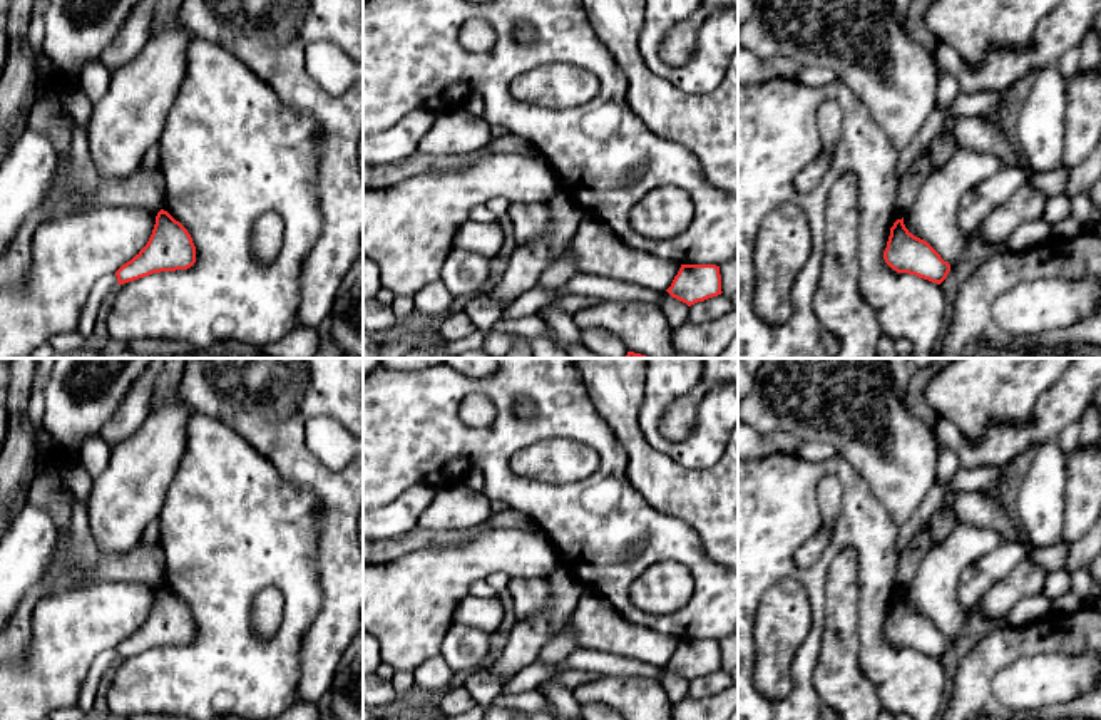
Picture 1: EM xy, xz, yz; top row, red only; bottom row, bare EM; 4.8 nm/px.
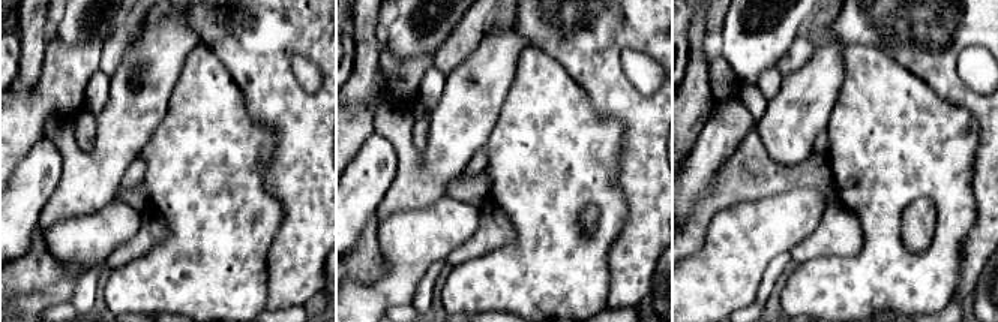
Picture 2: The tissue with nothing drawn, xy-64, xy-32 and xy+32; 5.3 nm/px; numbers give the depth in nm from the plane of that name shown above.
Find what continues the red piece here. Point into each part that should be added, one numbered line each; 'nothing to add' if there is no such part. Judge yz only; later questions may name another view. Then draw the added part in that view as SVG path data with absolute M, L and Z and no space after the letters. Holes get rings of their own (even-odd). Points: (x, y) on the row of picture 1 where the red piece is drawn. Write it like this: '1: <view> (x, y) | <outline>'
nothing to add

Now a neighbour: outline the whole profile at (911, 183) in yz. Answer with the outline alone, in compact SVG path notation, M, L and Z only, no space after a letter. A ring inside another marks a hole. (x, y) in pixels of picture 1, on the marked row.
M927 152L920 154L899 181L895 221L902 219L912 208L922 184L932 172Z

